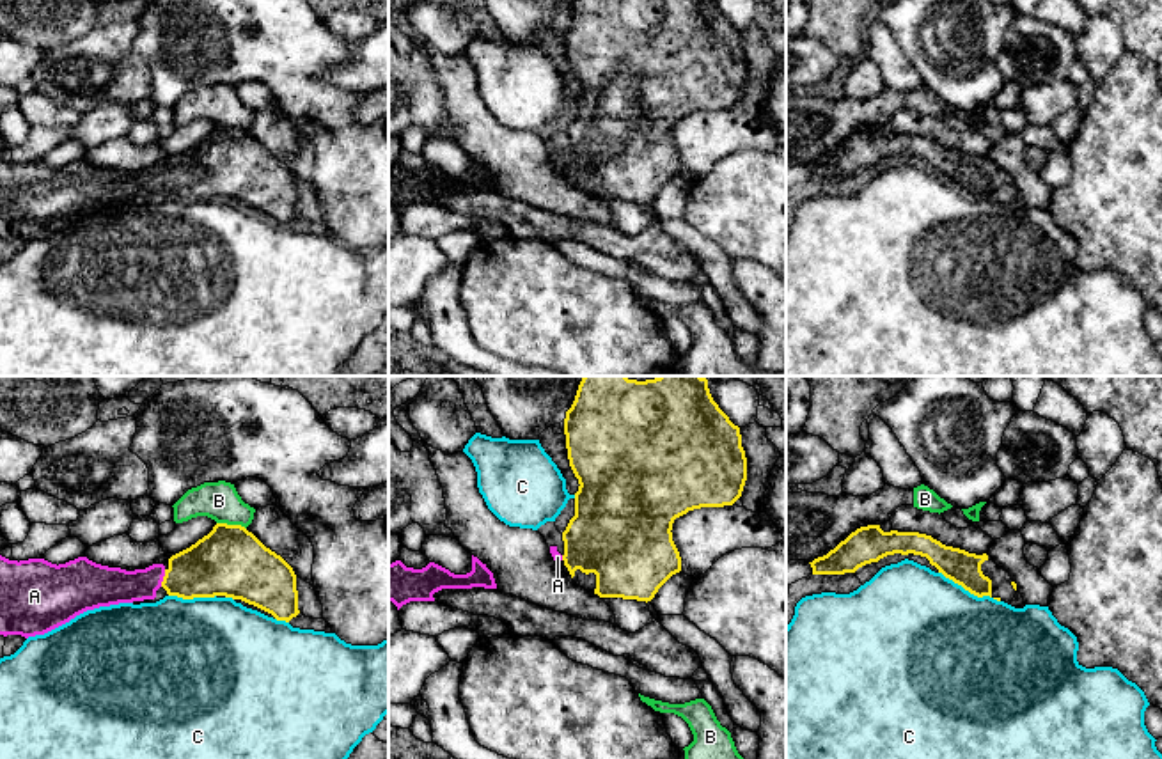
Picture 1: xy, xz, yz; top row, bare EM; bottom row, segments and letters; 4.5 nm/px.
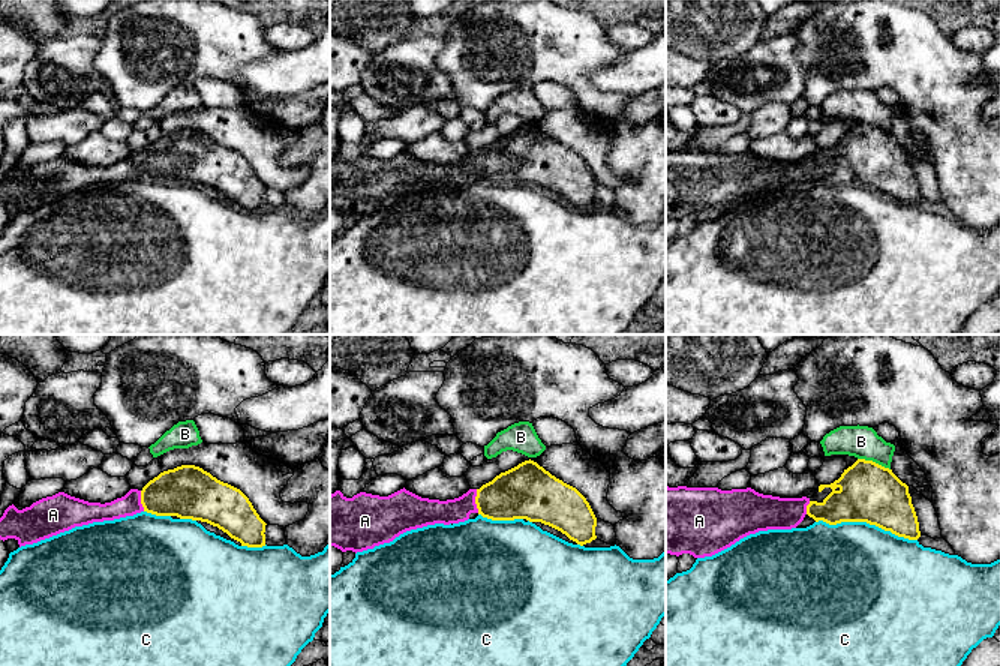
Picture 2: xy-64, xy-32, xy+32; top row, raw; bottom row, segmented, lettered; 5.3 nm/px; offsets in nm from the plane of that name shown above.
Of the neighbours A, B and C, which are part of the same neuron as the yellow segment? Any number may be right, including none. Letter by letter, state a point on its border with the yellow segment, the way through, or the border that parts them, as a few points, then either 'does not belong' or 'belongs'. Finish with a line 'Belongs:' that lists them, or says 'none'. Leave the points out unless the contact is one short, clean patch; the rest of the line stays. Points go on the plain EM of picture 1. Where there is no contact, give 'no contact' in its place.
A: meets yellow in xy at (164, 181); runs through xy (217, 167), (185, 181), (164, 181), (110, 188); belongs
B: meets yellow in xy at (231, 128); border along xy (217, 125), (245, 132); does not belong
C: meets yellow in yz at (969, 194); does not belong
Belongs: A

